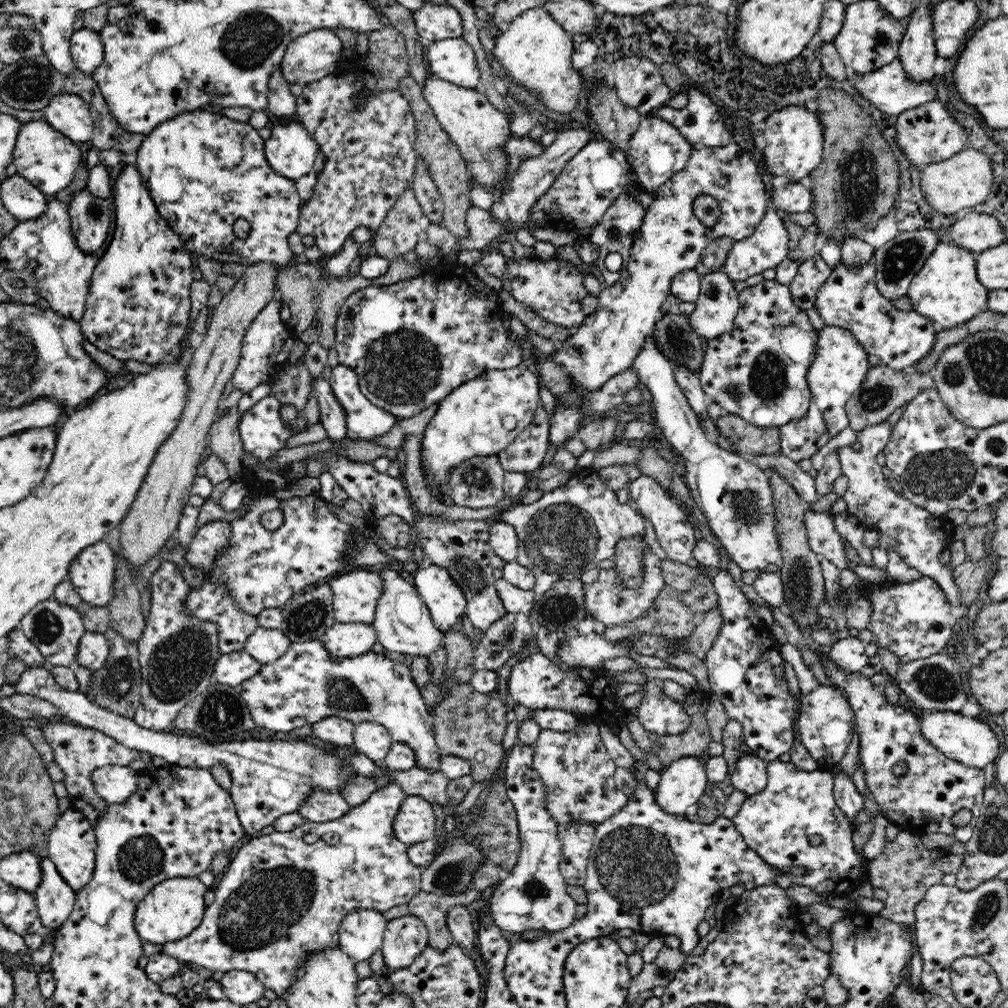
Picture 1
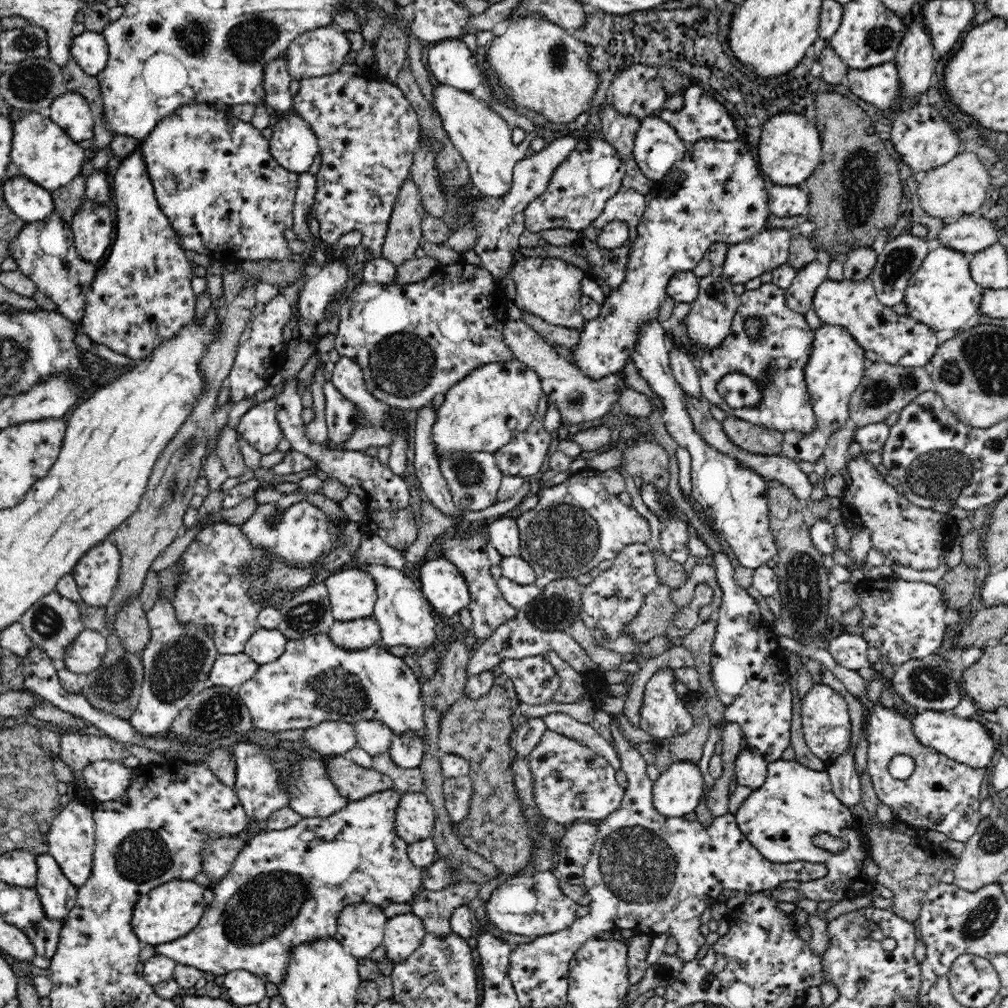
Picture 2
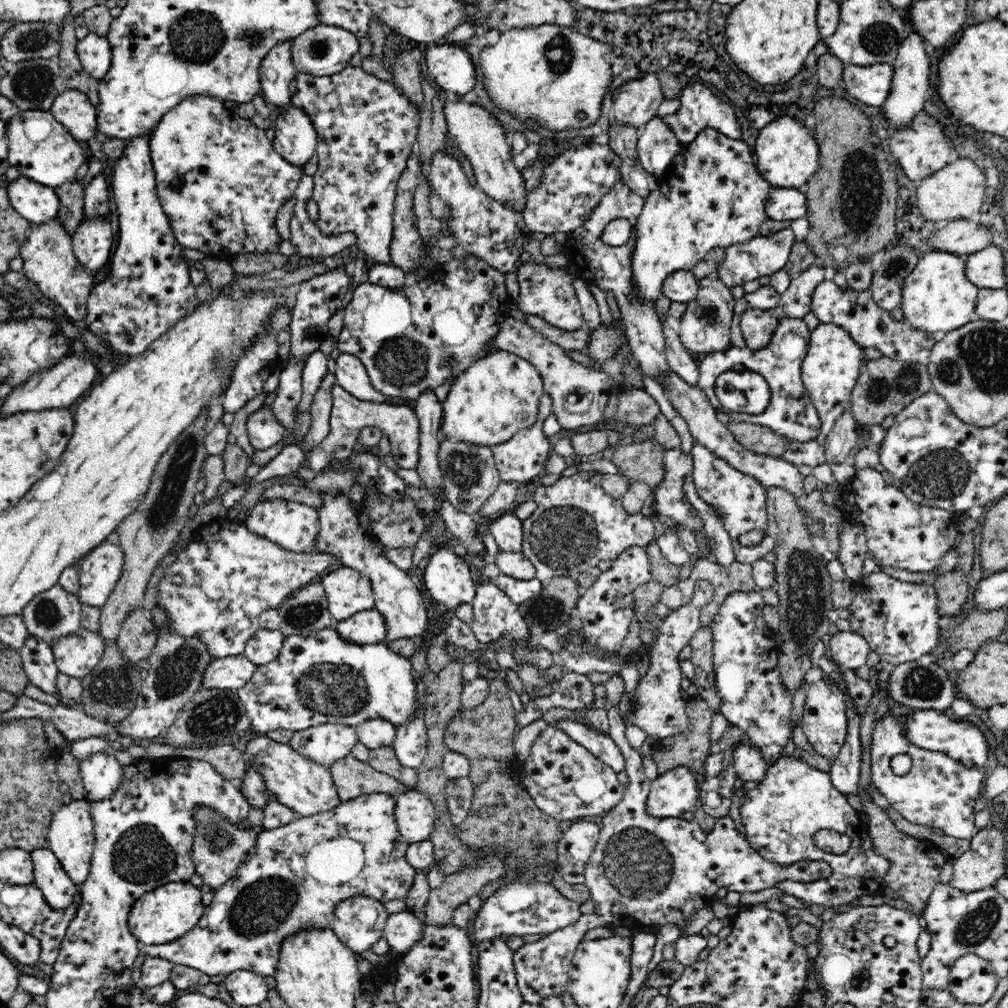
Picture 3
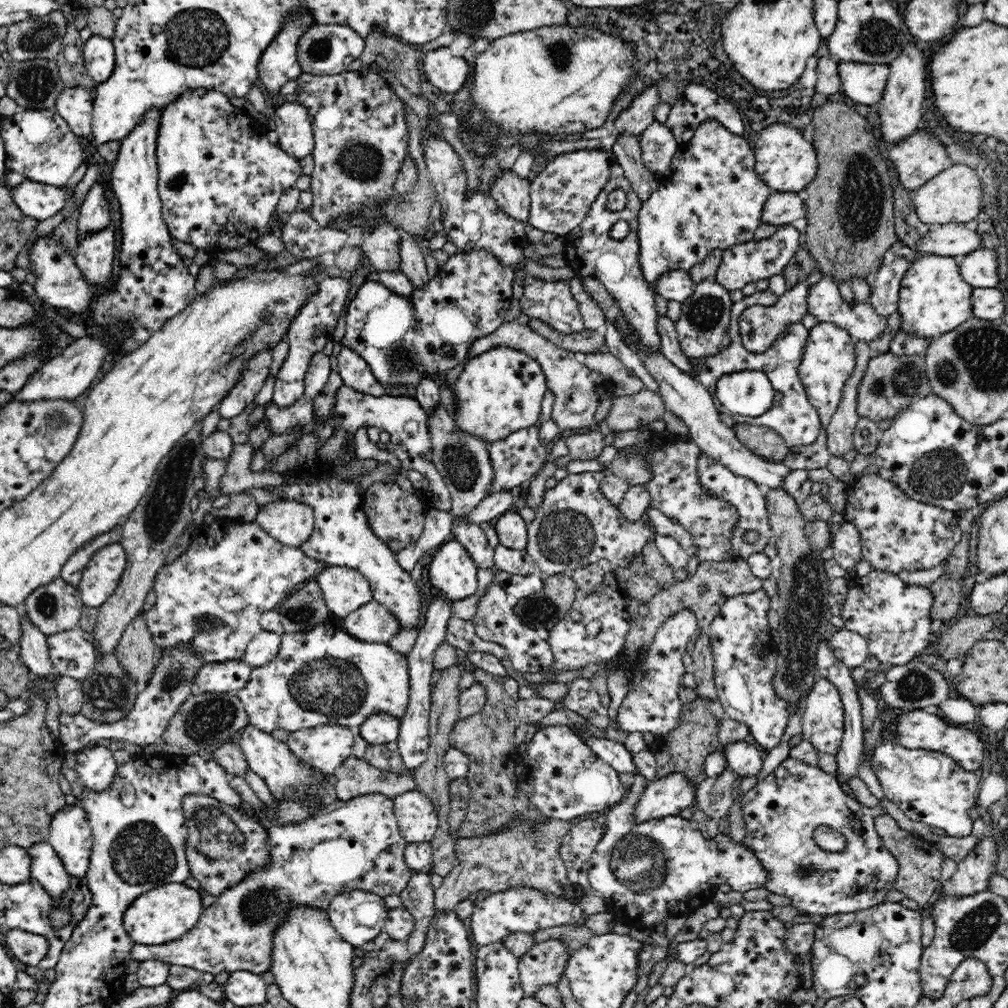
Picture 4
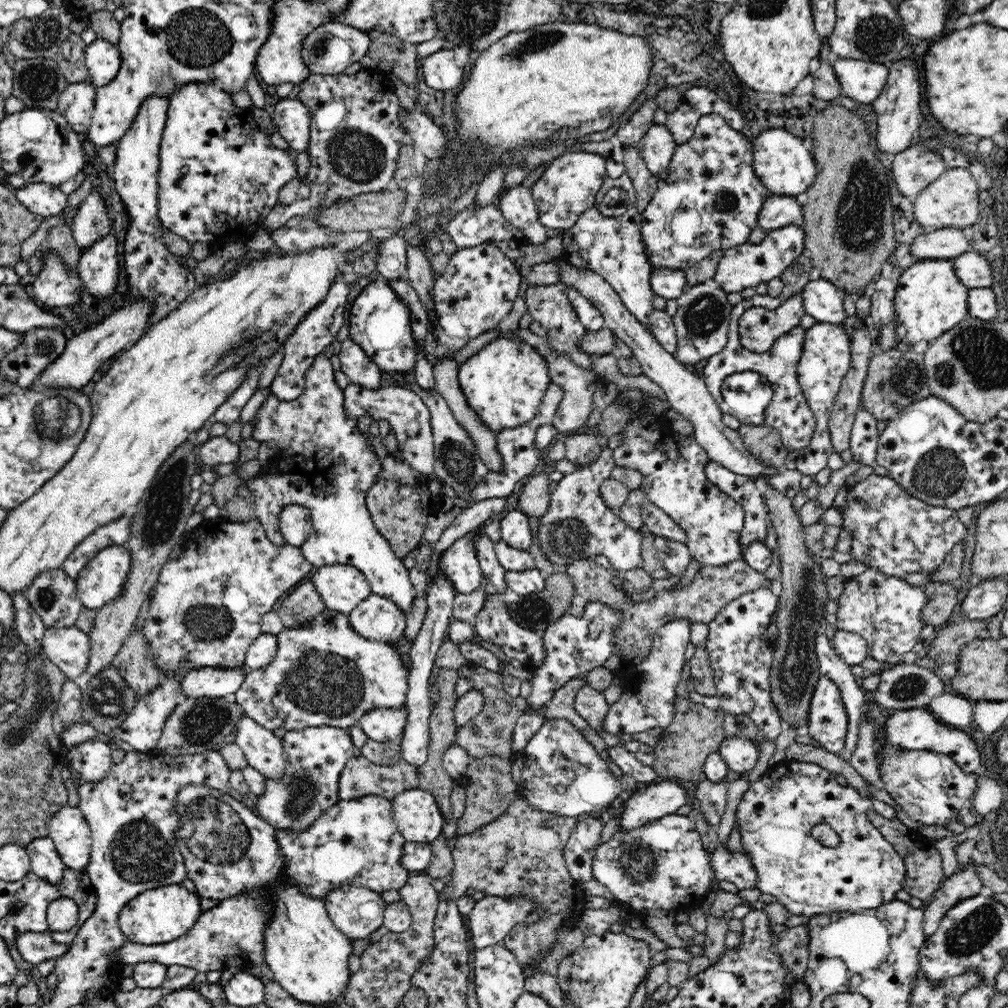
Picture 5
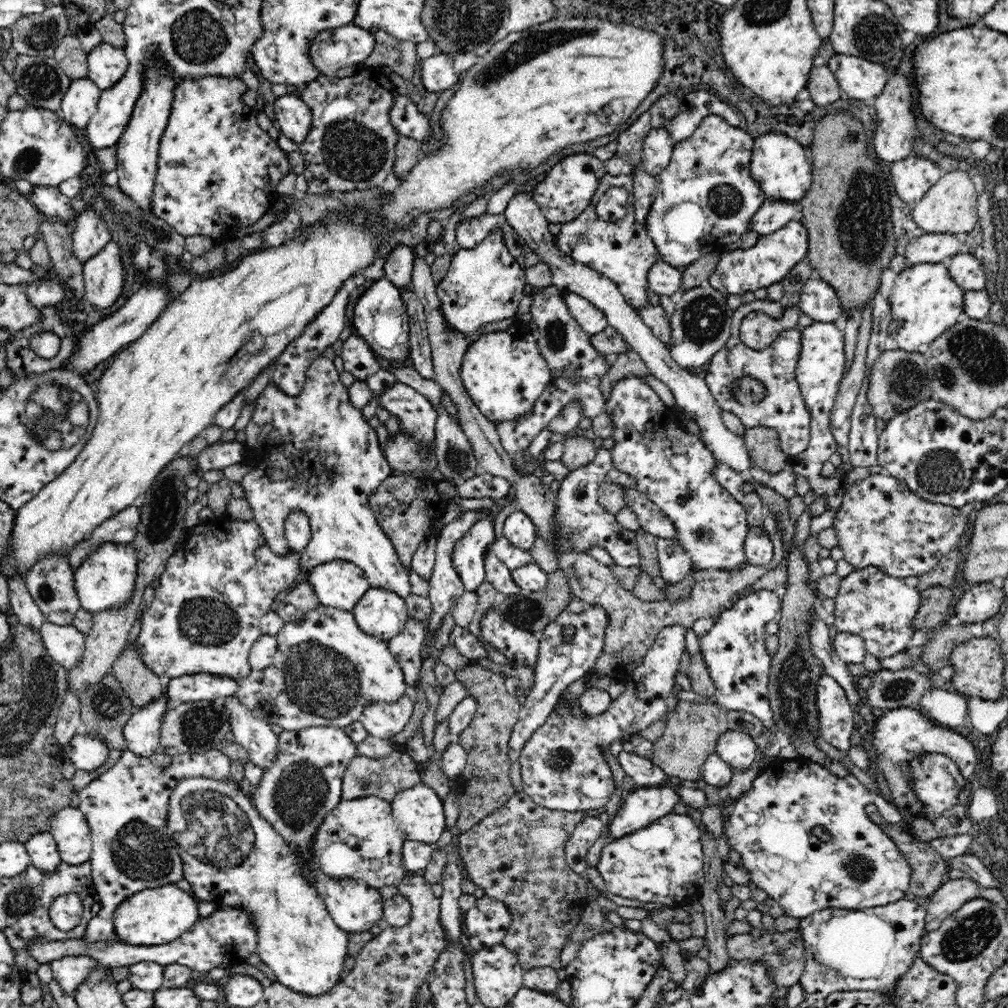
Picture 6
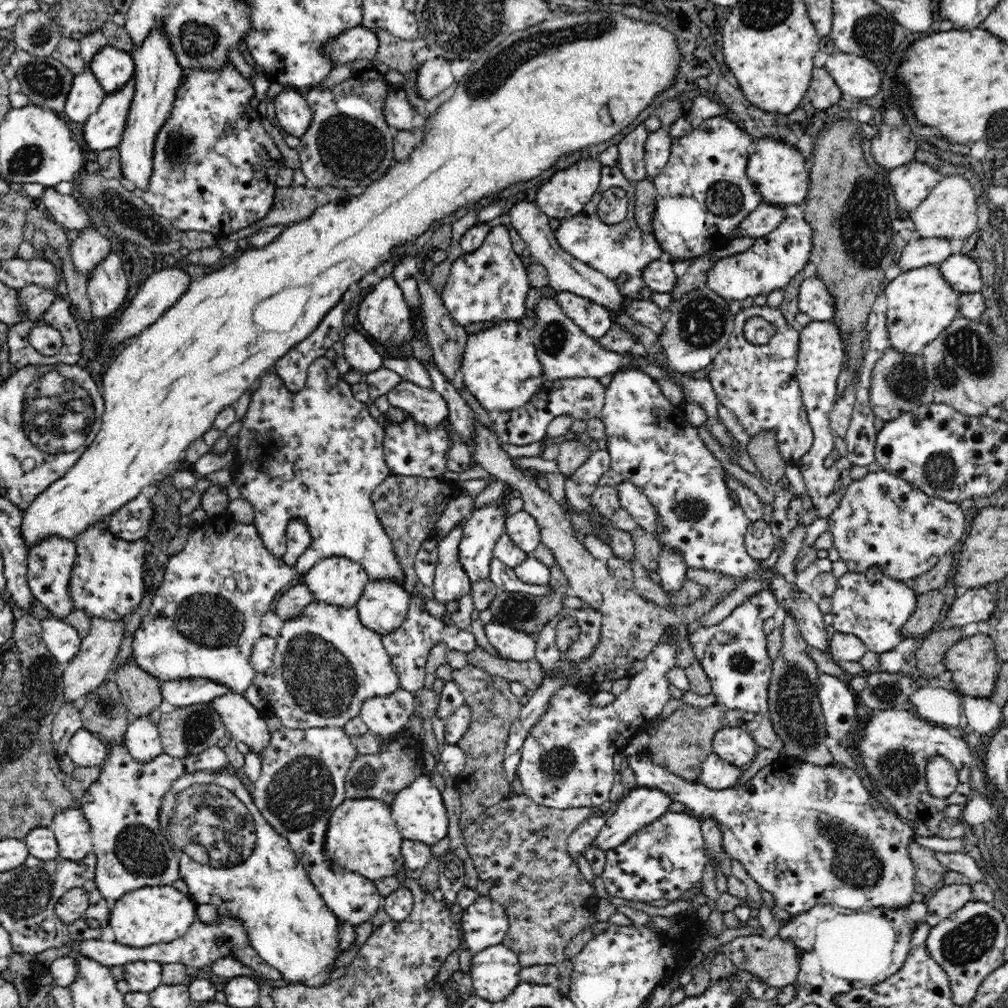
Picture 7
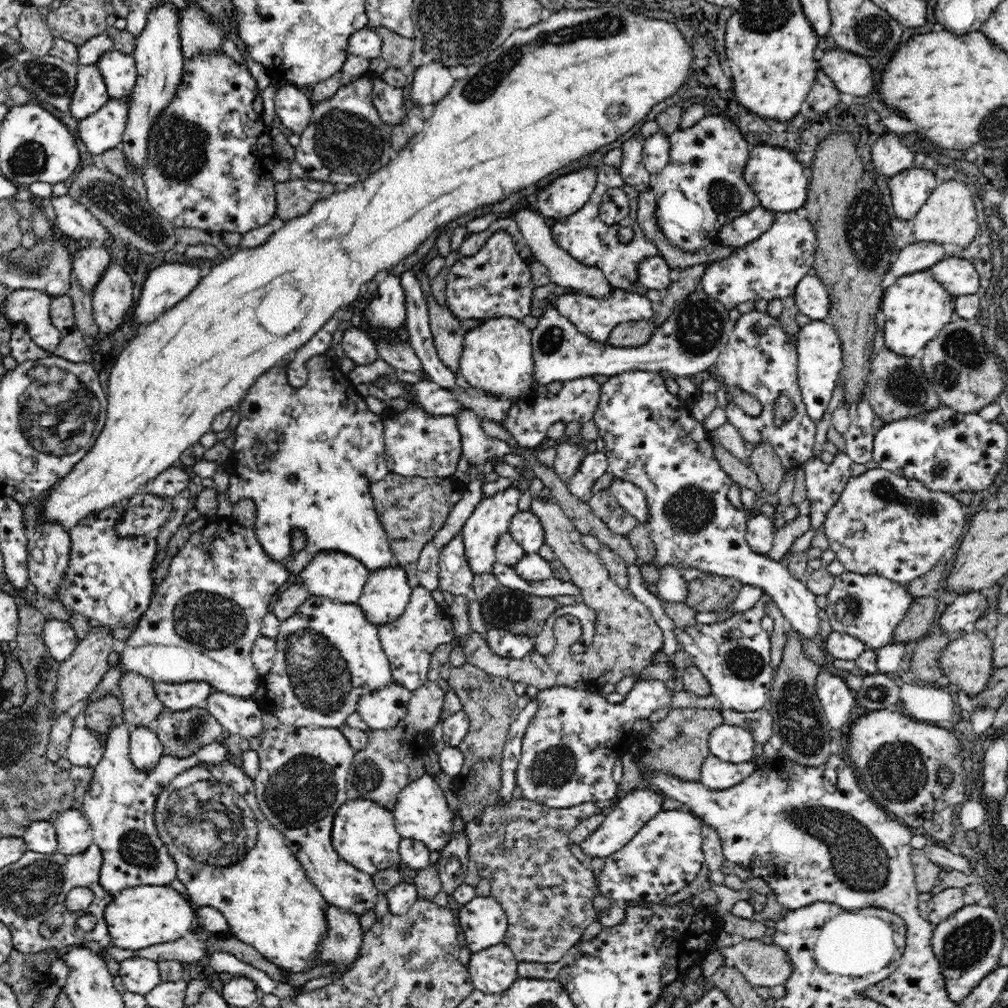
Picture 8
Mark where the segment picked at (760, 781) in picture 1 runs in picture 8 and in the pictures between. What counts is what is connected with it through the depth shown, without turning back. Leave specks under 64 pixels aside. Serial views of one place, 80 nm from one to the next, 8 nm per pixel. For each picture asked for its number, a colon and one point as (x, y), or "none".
2: (750, 767)
3: (748, 761)
4: (743, 757)
5: (740, 753)
6: (737, 749)
7: (733, 745)
8: (733, 744)

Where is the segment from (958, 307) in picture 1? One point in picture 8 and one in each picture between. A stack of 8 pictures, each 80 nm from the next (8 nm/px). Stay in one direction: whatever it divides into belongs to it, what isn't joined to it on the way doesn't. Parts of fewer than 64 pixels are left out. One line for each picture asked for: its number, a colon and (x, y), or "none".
2: (942, 294)
3: (937, 295)
4: (933, 298)
5: (930, 299)
6: (925, 301)
7: (920, 303)
8: (916, 307)

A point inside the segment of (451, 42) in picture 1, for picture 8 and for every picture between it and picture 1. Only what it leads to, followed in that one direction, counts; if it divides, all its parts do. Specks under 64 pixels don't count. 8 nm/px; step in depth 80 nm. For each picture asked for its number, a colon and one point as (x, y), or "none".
2: (451, 62)
3: (449, 64)
4: (443, 69)
5: (440, 71)
6: (437, 71)
7: (434, 76)
8: (432, 80)

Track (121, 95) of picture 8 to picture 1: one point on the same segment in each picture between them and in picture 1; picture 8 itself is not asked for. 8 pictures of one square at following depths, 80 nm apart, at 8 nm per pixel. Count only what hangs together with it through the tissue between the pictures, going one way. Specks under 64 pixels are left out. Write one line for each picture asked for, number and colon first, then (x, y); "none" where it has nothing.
1: (86, 47)
2: (89, 49)
3: (93, 50)
4: (99, 56)
5: (102, 60)
6: (106, 64)
7: (112, 67)

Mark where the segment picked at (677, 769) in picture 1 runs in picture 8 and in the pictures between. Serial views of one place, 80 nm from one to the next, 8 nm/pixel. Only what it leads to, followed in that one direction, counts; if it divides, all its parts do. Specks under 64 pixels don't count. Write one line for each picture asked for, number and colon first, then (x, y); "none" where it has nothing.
2: (678, 790)
3: (671, 794)
4: (668, 795)
5: (652, 801)
6: (643, 805)
7: (641, 806)
8: (633, 810)

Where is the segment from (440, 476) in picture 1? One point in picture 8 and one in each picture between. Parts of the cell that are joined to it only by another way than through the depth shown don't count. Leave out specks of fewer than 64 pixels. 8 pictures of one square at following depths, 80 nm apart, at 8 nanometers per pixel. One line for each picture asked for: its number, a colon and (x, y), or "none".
2: (481, 413)
3: (499, 395)
4: (499, 391)
5: (503, 383)
6: (504, 372)
7: (500, 367)
8: (497, 358)

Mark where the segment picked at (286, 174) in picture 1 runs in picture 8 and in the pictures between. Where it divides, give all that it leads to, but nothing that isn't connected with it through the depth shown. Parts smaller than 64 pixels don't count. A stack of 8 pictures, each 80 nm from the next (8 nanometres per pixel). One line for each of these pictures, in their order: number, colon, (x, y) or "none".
2: (293, 145)
3: (296, 140)
4: (292, 122)
5: (293, 119)
6: (295, 119)
7: (293, 113)
8: (292, 106)

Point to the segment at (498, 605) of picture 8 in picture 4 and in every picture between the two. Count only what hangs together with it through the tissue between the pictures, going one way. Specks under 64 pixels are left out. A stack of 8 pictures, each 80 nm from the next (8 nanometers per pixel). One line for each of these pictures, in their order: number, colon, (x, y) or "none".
4: (542, 611)
5: (538, 611)
6: (531, 611)
7: (527, 613)

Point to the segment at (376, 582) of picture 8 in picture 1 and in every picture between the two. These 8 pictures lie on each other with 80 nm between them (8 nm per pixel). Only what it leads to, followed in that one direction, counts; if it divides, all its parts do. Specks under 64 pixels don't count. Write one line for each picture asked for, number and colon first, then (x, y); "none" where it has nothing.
1: (343, 641)
2: (356, 635)
3: (368, 627)
4: (372, 623)
5: (378, 619)
6: (381, 614)
7: (382, 608)

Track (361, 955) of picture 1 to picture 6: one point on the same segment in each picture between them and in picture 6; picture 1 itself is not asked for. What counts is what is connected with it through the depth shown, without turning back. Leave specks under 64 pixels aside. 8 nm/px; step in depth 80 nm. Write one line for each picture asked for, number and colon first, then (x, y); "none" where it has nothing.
2: (360, 927)
3: (359, 921)
4: (358, 916)
5: (356, 911)
6: (355, 907)

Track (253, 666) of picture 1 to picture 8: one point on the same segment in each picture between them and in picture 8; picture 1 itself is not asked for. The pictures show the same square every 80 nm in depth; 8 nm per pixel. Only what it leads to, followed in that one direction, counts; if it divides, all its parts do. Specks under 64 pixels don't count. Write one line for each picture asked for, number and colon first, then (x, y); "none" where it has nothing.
2: (230, 671)
3: (231, 672)
4: (229, 676)
5: (207, 681)
6: (202, 686)
7: (183, 692)
8: (180, 696)

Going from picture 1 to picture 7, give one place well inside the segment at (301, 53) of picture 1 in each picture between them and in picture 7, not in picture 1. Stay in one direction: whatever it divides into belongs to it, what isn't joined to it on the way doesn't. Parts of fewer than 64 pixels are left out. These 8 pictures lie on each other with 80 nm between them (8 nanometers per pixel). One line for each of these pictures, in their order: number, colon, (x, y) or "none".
2: (321, 51)
3: (325, 49)
4: (323, 49)
5: (329, 49)
6: (332, 49)
7: (359, 43)

